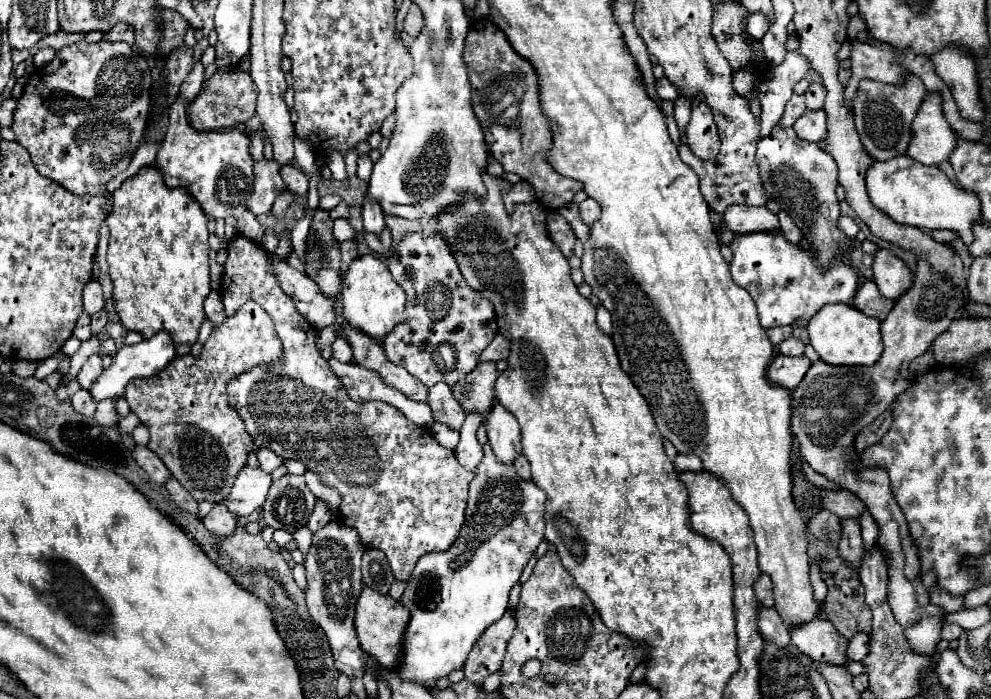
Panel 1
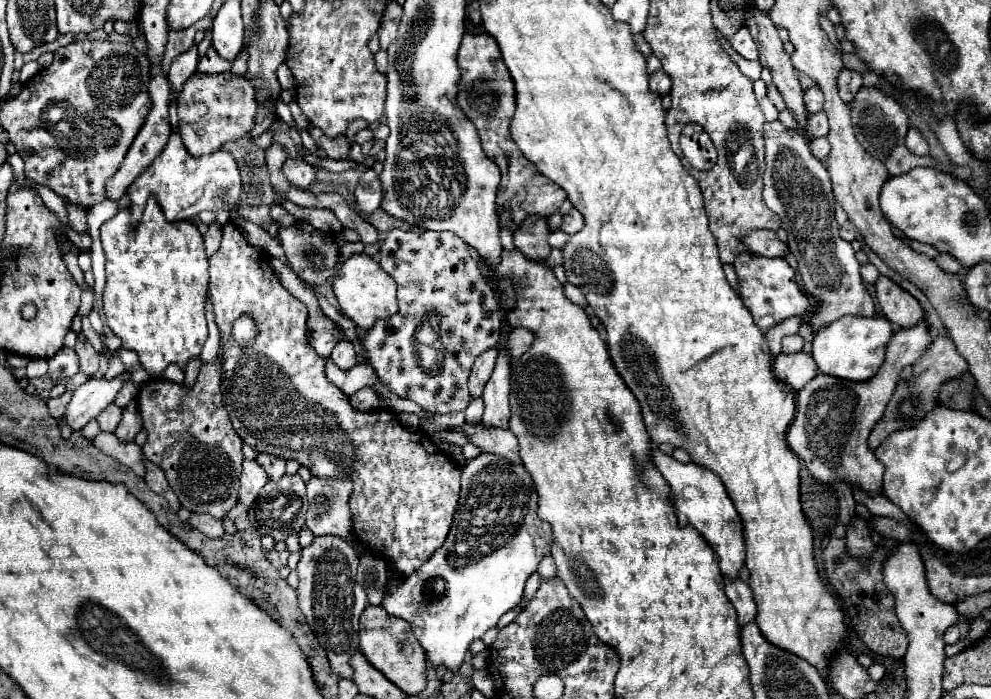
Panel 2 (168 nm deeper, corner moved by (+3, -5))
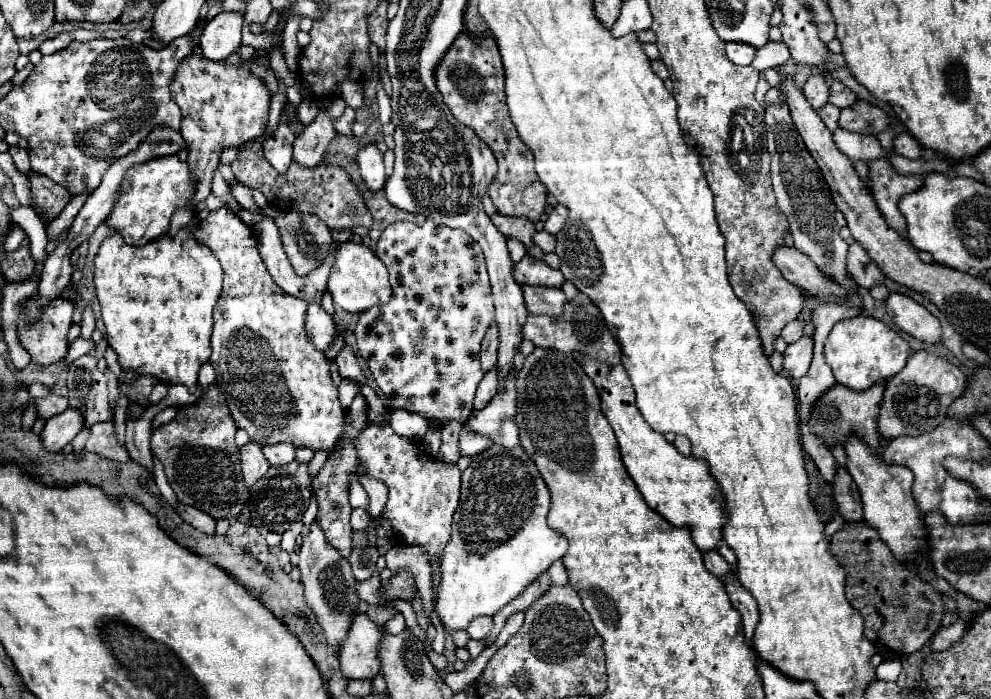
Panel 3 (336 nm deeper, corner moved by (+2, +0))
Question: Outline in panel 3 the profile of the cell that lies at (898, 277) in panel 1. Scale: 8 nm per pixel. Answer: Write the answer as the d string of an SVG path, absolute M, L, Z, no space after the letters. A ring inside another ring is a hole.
M889 294L887 314L893 318L899 330L911 334L919 342L925 342L925 344L941 342L939 320L931 312L927 312L921 304L913 302L909 296Z

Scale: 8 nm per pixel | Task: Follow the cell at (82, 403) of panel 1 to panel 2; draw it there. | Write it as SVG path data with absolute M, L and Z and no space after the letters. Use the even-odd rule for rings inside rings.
M66 391L64 395L56 397L56 399L48 399L48 409L50 409L50 415L60 419L64 413L66 413L66 407L70 403L70 397L72 397L72 391Z

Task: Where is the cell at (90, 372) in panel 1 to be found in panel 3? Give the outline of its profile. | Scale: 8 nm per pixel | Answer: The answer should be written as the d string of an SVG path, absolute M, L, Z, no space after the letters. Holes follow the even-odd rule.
M91 308L83 310L83 320L81 320L81 338L91 340L91 332L95 330L95 314Z

